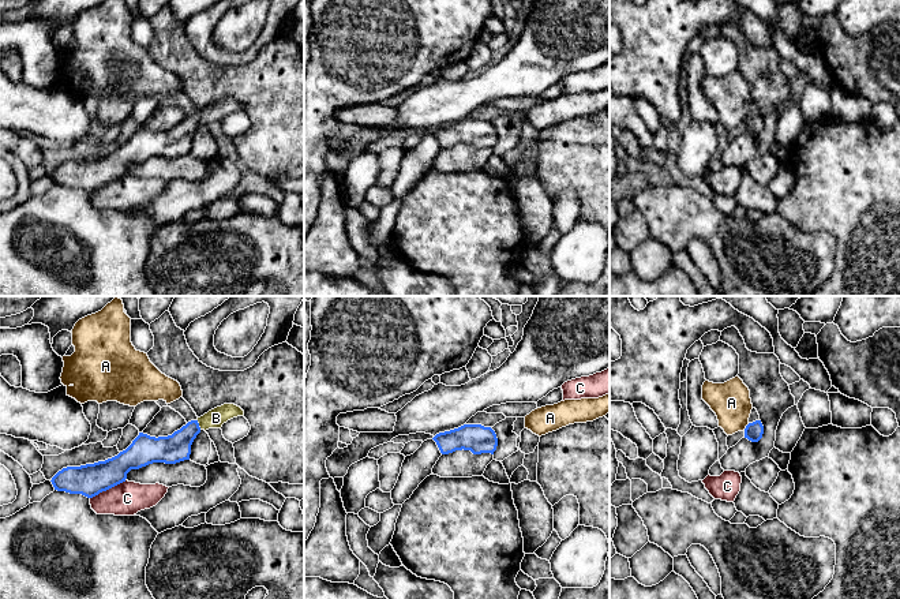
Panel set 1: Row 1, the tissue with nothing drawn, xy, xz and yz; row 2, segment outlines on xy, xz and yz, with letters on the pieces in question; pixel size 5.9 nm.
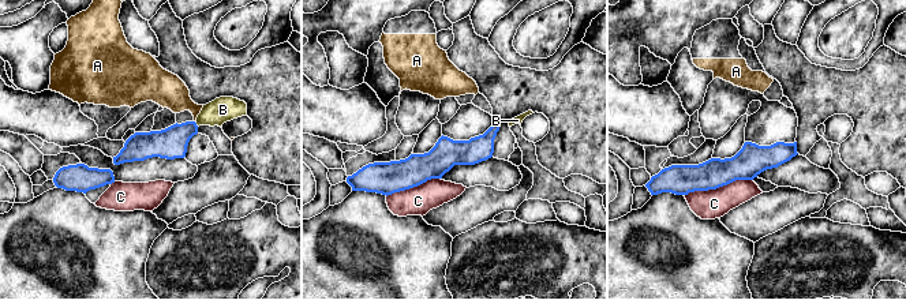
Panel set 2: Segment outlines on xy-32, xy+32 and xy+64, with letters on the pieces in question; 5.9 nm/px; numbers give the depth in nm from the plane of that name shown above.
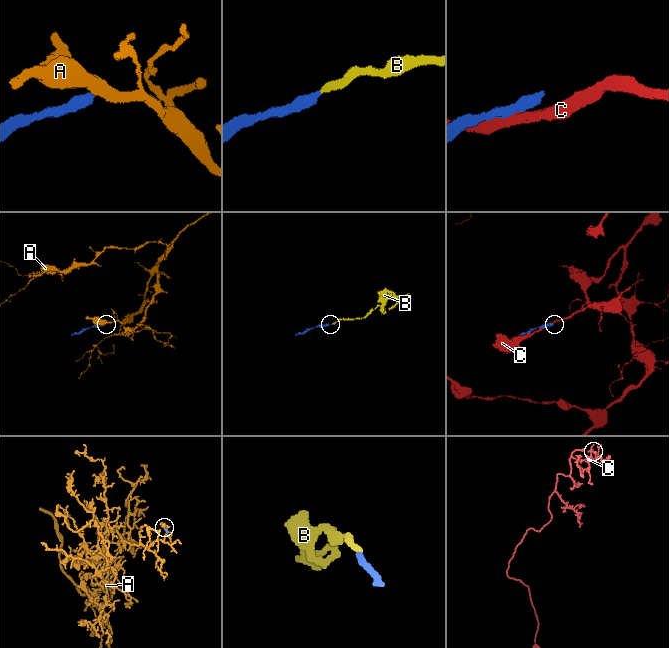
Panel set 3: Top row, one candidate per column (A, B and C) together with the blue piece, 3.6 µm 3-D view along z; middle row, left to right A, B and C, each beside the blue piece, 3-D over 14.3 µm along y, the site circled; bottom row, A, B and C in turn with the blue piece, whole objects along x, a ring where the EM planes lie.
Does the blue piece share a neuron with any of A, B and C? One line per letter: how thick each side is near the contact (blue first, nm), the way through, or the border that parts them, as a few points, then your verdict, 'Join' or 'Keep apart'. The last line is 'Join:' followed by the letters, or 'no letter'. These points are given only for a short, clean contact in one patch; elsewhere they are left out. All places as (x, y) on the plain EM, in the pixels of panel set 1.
A: Thickness 110 nm (blue) against 240 nm. Boundary: yz (749, 118), (743, 124). Keep apart
B: Thickness 170 nm (blue) against 110 nm. Path across: xy (175, 142), (198, 119), (216, 112). Join
C: Thickness 190 nm (blue) against 200 nm. Keep apart
Join: B

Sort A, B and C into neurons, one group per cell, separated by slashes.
A / B / C

